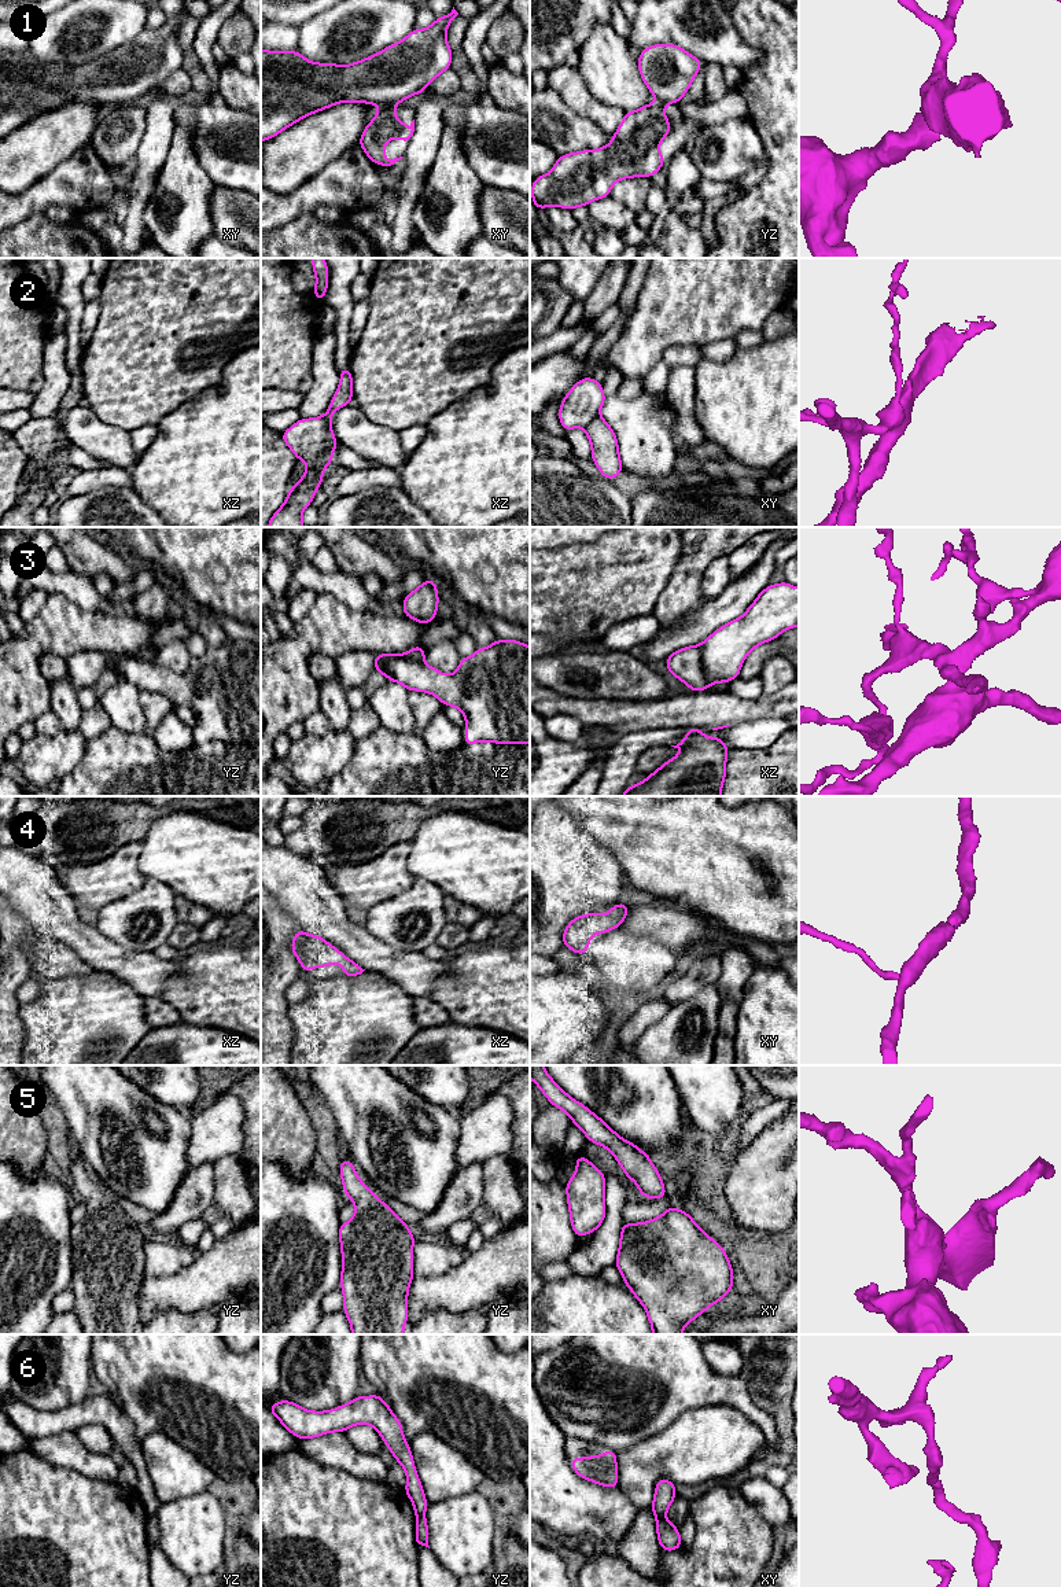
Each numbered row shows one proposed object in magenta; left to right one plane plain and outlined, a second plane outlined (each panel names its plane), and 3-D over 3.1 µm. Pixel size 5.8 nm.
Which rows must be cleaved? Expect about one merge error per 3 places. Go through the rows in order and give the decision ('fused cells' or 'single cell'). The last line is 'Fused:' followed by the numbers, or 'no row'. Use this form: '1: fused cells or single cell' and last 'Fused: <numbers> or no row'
1: fused cells
2: fused cells
3: fused cells
4: single cell
5: single cell
6: fused cells
Fused: 1, 2, 3, 6

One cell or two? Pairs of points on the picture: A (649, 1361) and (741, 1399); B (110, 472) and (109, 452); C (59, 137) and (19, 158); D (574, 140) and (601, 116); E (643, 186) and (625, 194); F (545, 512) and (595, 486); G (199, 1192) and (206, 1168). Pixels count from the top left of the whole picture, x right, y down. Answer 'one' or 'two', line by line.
A: one
B: two
C: one
D: two
E: one
F: one
G: one

